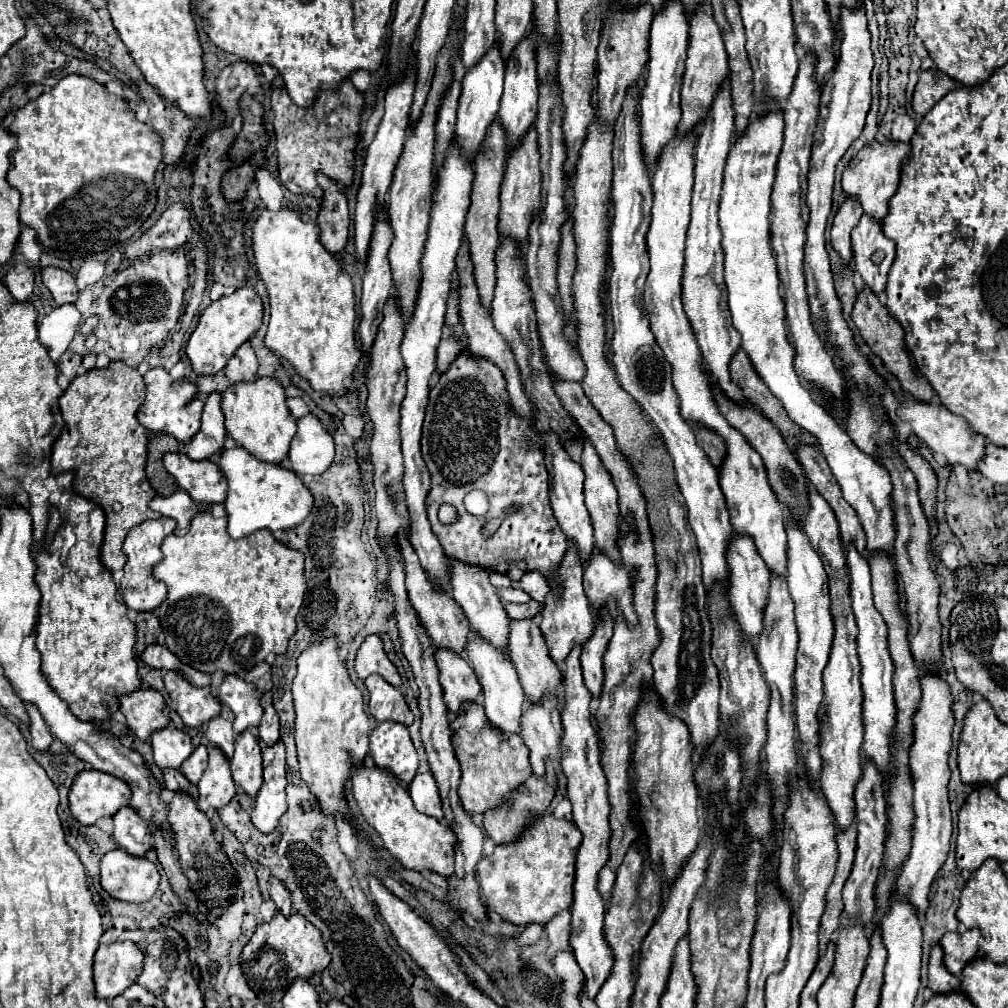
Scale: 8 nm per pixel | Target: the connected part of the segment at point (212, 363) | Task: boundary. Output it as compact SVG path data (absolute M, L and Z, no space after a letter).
M240 288L232 296L224 296L216 302L212 302L198 320L196 330L192 332L188 344L186 344L186 356L192 364L192 370L198 376L216 374L220 372L226 362L232 358L238 346L242 346L262 324L262 300L256 294L254 288Z

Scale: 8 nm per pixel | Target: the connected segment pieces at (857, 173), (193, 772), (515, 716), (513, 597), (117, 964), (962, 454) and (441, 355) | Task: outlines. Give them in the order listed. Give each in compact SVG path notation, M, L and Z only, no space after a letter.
M888 140L886 144L870 142L844 168L844 174L842 174L844 196L854 198L864 208L866 216L872 216L876 220L884 220L888 214L888 200L894 196L894 192L898 188L902 160L908 154L910 154L910 146L904 142L894 142L894 140Z
M198 746L192 756L186 760L186 764L182 764L180 772L192 782L192 784L198 784L204 768L208 764L208 752L206 752L206 746Z
M478 636L470 640L470 648L466 648L466 652L468 652L468 658L472 662L472 668L474 668L476 676L478 676L478 682L482 686L484 710L486 710L488 720L500 732L520 734L520 730L522 730L520 728L520 724L522 724L522 710L524 710L526 696L524 696L524 690L520 686L520 680L518 680L518 674L516 674L512 662L506 656L498 654L498 650L492 644L486 644Z
M496 588L496 594L506 602L528 602L528 600L532 600L530 594L526 594L520 588Z
M132 942L102 944L94 958L96 996L112 1000L136 982L142 972L144 956Z
M910 400L910 402L902 402L896 410L896 416L902 422L908 422L914 430L914 434L928 444L928 448L932 452L944 454L948 464L956 466L962 464L968 470L978 470L978 462L980 458L984 458L986 454L986 438L974 430L968 428L968 424L964 420L960 420L960 416L952 414L948 408L940 406L936 402L918 402L918 400Z
M444 338L438 346L438 358L436 358L436 370L438 374L444 374L448 370L448 366L454 362L454 358L458 356L458 344L454 344L454 338Z

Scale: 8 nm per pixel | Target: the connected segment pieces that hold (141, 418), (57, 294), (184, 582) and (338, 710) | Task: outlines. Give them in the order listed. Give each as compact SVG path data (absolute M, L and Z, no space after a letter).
M150 368L144 374L144 384L146 384L146 398L138 410L138 422L150 432L166 432L166 434L172 434L174 438L178 438L180 442L190 440L190 436L194 436L194 432L198 432L200 418L198 416L192 418L192 416L184 414L182 408L192 398L196 398L198 393L196 387L185 379L182 381L172 380L170 374L162 368Z
M40 268L44 286L52 292L52 298L58 304L68 304L78 298L78 288L74 276L62 268Z
M208 512L194 516L186 536L166 536L162 542L162 562L154 566L154 578L168 586L168 598L154 614L160 620L164 642L172 654L184 664L202 670L238 674L264 662L268 654L284 654L288 640L296 632L296 616L304 600L304 556L302 552L278 542L272 532L254 532L242 540L234 540L226 532L226 518L212 518Z
M328 636L326 640L312 640L298 656L298 672L292 680L292 696L296 708L294 730L302 780L306 780L318 802L322 802L324 812L330 816L342 812L348 818L350 810L342 798L342 790L354 766L358 766L368 754L370 722L364 712L362 690L352 684L346 662L342 662L338 656L334 636Z

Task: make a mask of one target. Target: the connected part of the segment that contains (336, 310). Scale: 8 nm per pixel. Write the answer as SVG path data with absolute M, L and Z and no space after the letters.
M268 208L256 218L252 228L252 250L254 250L254 266L264 280L270 300L270 324L266 332L266 346L286 358L296 372L310 382L310 386L318 392L330 396L346 394L344 378L352 376L362 352L356 346L356 304L354 304L354 288L348 272L340 266L340 262L320 244L316 224L306 224L300 216L288 208L272 212Z

